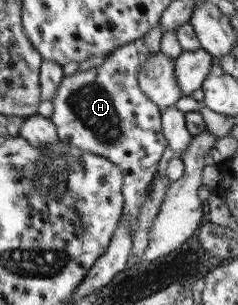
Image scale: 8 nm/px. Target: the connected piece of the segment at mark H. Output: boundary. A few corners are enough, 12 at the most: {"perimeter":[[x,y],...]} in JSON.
{"perimeter":[[142,38],[63,76],[57,139],[122,172],[136,218],[167,143],[140,89]]}

